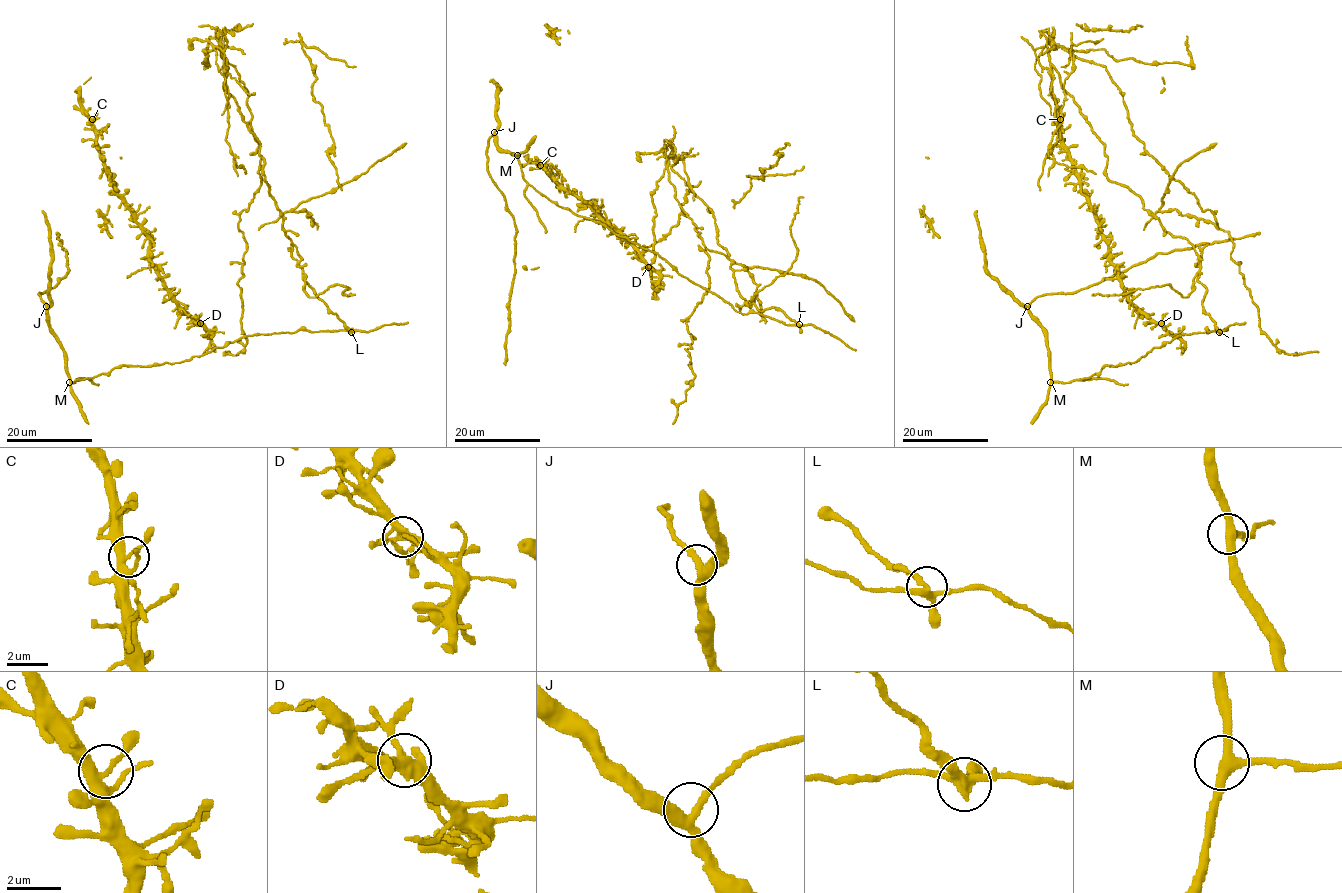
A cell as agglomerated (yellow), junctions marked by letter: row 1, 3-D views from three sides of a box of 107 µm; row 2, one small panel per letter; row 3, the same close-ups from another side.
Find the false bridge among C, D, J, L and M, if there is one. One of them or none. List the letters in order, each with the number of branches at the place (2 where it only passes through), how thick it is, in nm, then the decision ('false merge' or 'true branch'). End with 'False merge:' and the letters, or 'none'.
C: branches 4; calibre 280 nm; true branch
D: branches 4; calibre 360 nm; true branch
J: branches 3; calibre 340 nm; true branch
L: branches 4; calibre 320 nm; false merge
M: branches 3; calibre 340 nm; true branch
False merge: L

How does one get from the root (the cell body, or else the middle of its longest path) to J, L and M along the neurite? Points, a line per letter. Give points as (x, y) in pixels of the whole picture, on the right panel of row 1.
J: (1198, 263), (1203, 310), (1220, 330), (1183, 334), (1089, 378), (1051, 380), (1047, 334), (1027, 306)
L: (1198, 263), (1197, 280), (1206, 288), (1203, 310), (1219, 331)
M: (1198, 263), (1203, 310), (1220, 330), (1183, 334), (1134, 363), (1050, 382)

